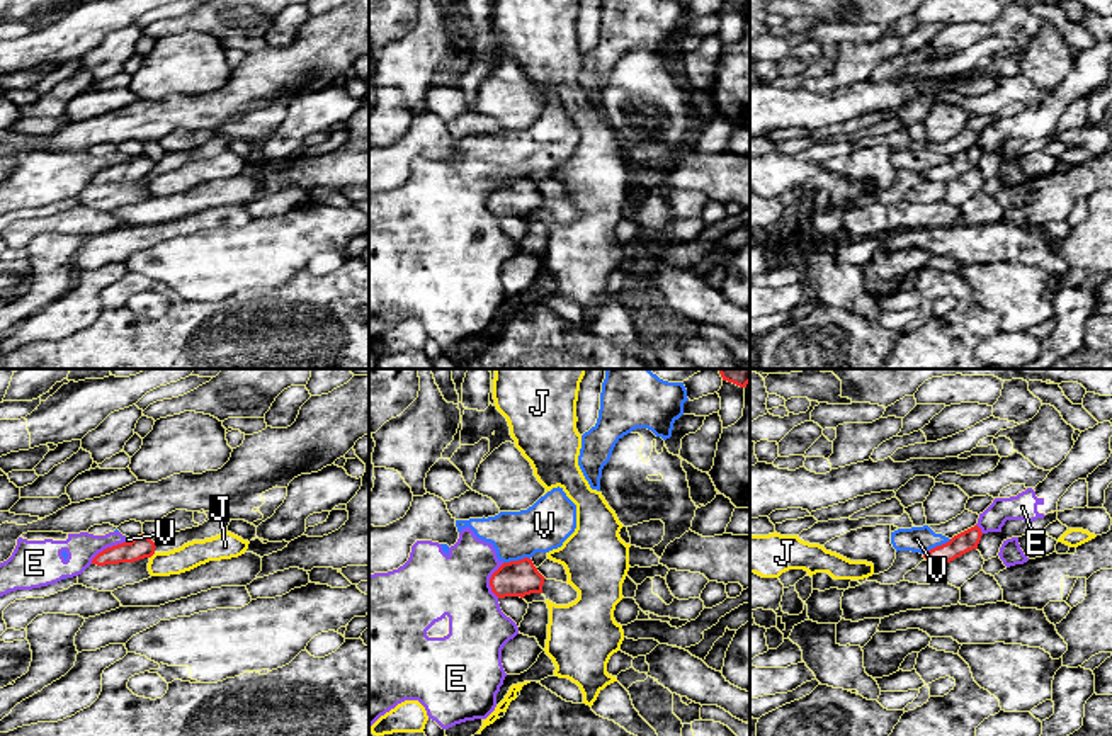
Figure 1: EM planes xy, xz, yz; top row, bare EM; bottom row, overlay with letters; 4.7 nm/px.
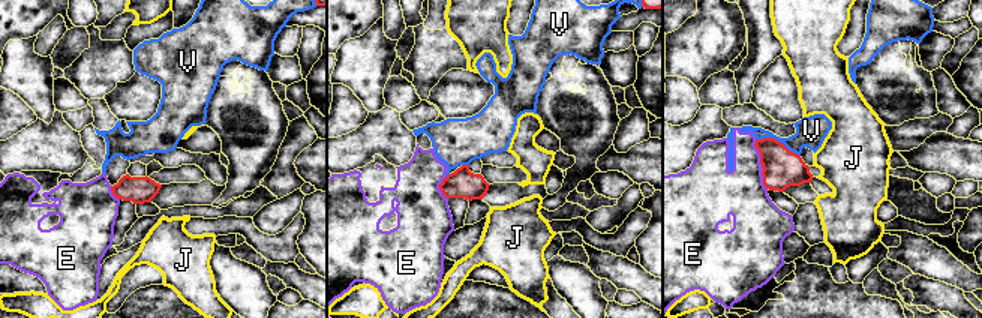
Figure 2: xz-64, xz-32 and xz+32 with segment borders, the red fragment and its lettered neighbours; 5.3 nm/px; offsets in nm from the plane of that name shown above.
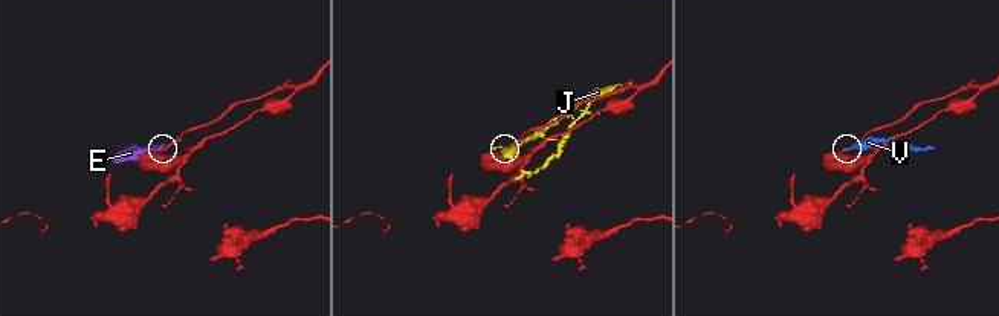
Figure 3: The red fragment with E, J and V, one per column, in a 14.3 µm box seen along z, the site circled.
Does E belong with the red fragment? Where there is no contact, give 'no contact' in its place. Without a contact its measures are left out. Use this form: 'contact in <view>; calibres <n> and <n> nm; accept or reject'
contact in xy; calibres 110 and 150 nm; reject

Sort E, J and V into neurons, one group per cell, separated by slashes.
E V / J

